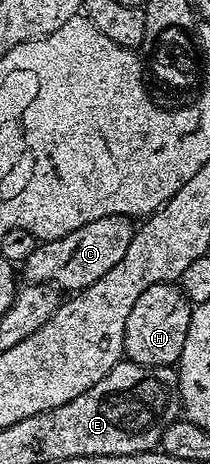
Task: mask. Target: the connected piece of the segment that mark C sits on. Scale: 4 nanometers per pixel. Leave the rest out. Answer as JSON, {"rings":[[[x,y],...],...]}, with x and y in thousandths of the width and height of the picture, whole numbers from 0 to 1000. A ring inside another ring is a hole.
{"rings":[[[614,466],[467,468],[467,476],[352,494],[352,502],[314,502],[314,511],[195,522],[105,569],[110,599],[138,610],[262,612],[305,631],[400,627],[581,563],[643,500],[648,489]]]}

